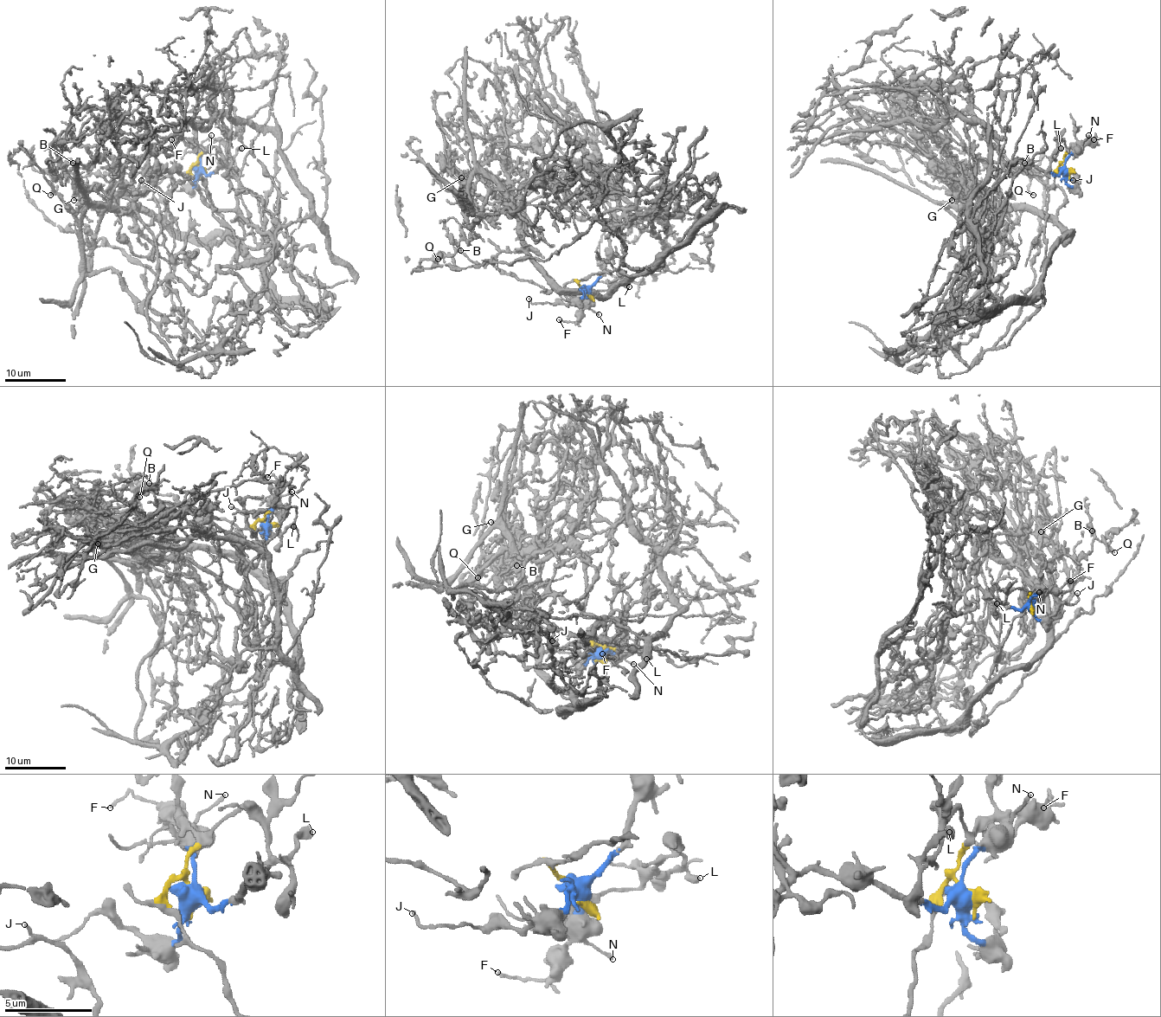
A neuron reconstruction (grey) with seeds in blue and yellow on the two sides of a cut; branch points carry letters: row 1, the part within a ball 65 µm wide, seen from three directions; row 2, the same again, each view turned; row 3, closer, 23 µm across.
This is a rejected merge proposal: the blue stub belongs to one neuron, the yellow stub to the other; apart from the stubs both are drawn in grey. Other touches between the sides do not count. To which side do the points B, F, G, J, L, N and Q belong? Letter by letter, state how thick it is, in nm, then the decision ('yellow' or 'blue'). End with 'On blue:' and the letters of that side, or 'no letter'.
B: calibre 240 nm; yellow
F: calibre 150 nm; blue
G: calibre 200 nm; blue
J: calibre 170 nm; blue
L: calibre 460 nm; yellow
N: calibre 180 nm; blue
Q: calibre 200 nm; yellow
On blue: F, G, J, N

